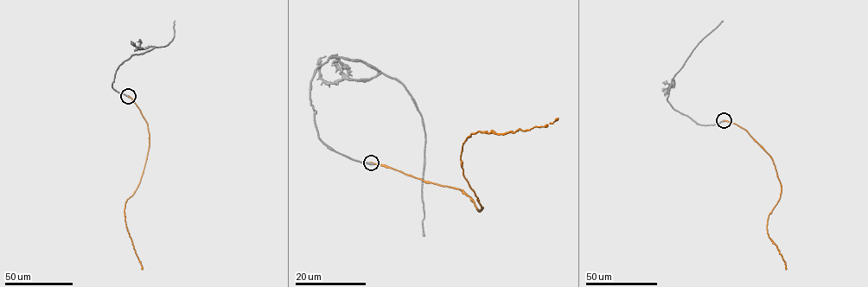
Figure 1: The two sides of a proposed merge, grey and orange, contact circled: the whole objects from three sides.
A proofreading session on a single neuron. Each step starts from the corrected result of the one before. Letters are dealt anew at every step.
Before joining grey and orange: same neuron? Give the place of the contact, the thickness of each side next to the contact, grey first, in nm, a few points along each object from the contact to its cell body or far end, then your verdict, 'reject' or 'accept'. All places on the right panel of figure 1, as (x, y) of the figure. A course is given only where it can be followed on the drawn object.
place (724, 120); calibres 500 and 220 nm; course grey (724, 120), (716, 124), (697, 124), (674, 110), (667, 98), (674, 75), (699, 41), (723, 21); course orange (724, 120), (747, 130), (772, 160), (781, 190), (780, 199), (769, 214), (767, 232), (781, 254), (786, 269); reject

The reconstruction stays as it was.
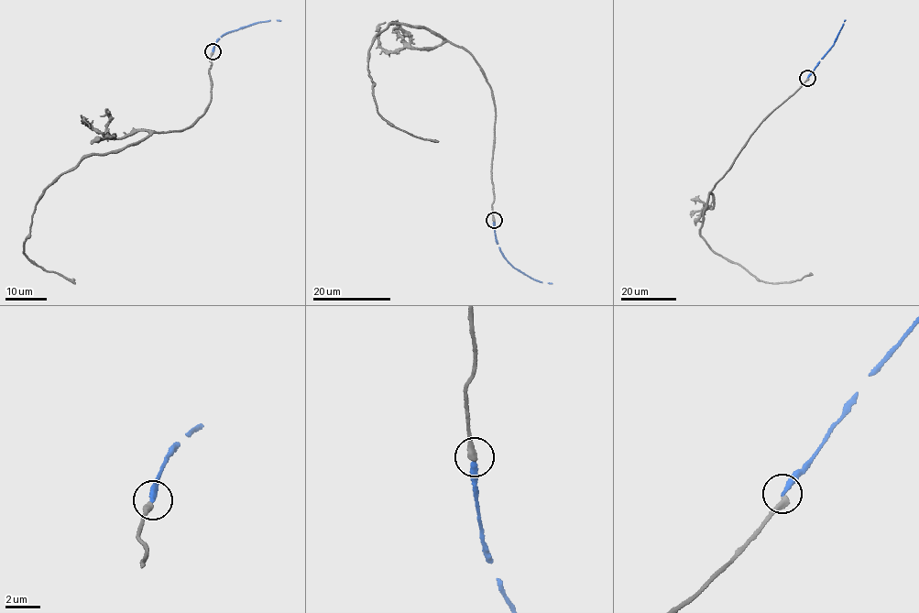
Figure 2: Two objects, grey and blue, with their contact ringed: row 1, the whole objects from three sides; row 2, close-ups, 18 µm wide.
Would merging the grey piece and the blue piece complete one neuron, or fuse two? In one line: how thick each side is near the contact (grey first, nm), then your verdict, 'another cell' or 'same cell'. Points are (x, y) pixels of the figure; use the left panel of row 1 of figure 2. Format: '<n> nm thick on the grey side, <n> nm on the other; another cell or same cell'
400 nm thick on the grey side, 280 nm on the other; another cell

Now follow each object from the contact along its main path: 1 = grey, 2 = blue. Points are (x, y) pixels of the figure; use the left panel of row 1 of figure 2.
1: (213, 52), (212, 98), (200, 118), (86, 155), (37, 202), (23, 253), (75, 284)
2: (213, 51), (217, 38), (262, 22), (280, 20)

